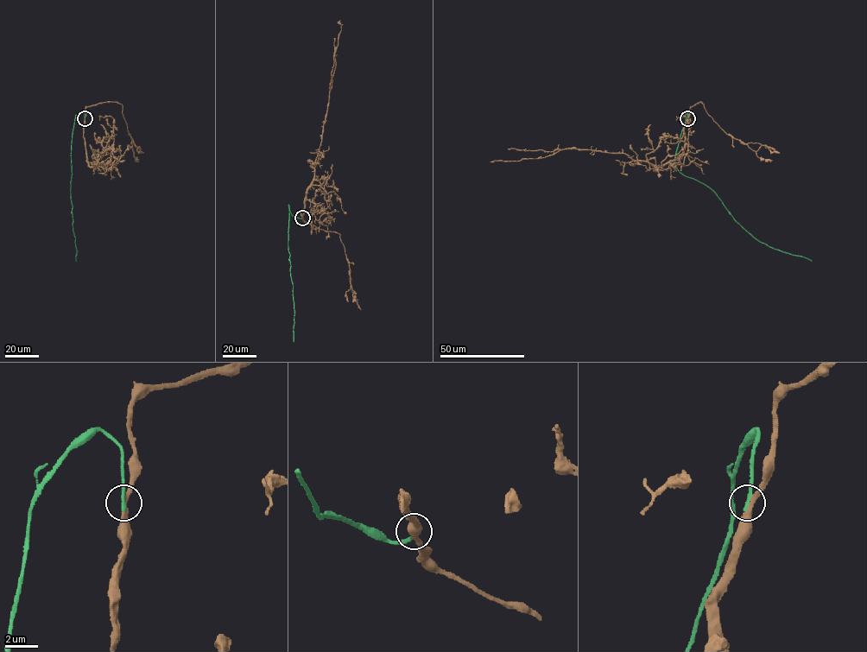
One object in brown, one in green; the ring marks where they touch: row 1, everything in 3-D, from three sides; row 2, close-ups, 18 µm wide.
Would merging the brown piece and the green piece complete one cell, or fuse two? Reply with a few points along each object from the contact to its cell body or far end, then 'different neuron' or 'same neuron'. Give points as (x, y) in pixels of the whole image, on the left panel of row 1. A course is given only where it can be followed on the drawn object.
brown via (85, 119), (83, 137), (91, 167), (101, 153), (110, 148), (114, 157), (123, 161) | green via (85, 118), (81, 111), (74, 119), (72, 136), (71, 199), (76, 261) | same neuron

